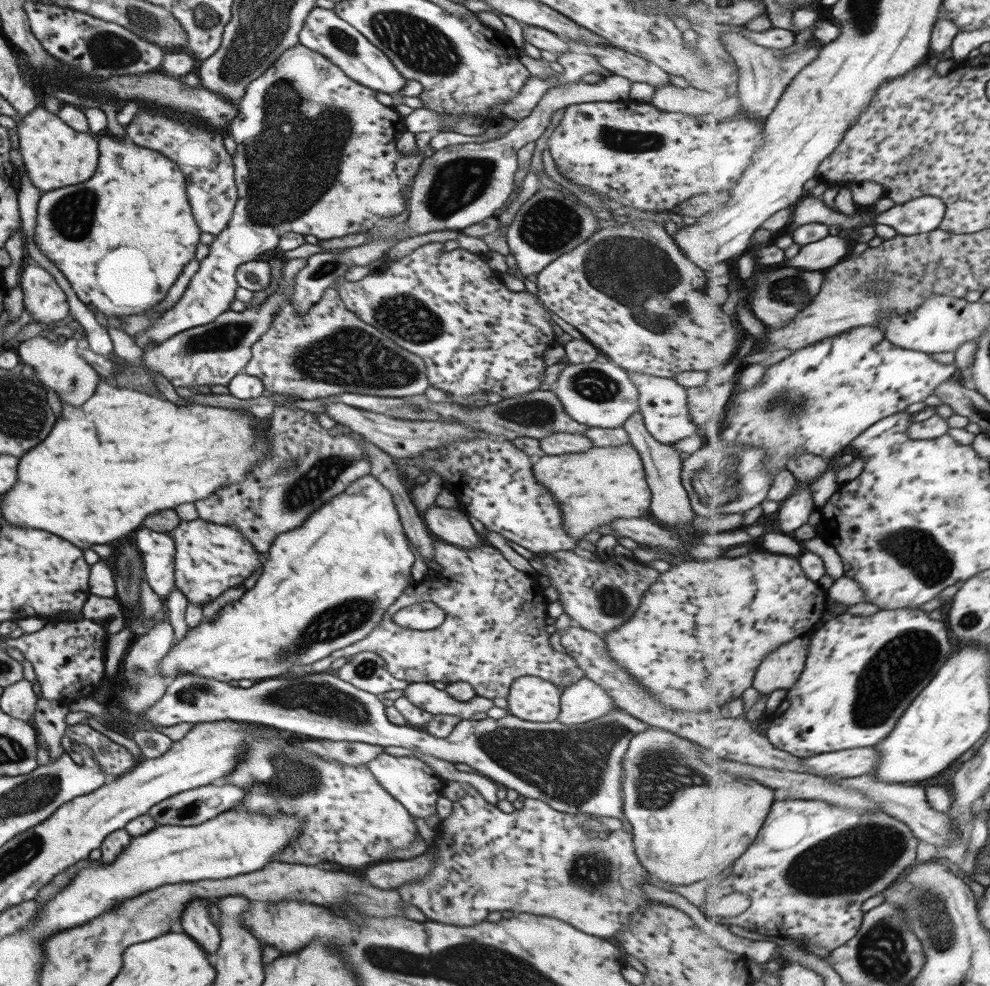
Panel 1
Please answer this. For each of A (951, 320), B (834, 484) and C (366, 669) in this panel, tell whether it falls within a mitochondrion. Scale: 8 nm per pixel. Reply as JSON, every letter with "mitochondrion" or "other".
{"A":"other","B":"other","C":"mitochondrion"}

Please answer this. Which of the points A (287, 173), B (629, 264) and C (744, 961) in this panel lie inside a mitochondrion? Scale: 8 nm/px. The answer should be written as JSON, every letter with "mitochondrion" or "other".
{"A":"mitochondrion","B":"mitochondrion","C":"other"}

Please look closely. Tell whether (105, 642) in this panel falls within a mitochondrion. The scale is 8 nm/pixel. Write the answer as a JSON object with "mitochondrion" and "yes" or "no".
{"mitochondrion":"no"}

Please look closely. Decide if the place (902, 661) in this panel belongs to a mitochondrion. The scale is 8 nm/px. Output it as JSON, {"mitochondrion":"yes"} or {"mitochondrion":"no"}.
{"mitochondrion":"yes"}

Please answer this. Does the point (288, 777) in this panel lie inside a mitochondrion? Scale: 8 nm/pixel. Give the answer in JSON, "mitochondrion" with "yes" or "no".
{"mitochondrion":"yes"}

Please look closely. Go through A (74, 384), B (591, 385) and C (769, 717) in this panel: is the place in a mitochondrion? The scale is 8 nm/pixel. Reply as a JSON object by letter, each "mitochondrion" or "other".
{"A":"mitochondrion","B":"mitochondrion","C":"other"}

